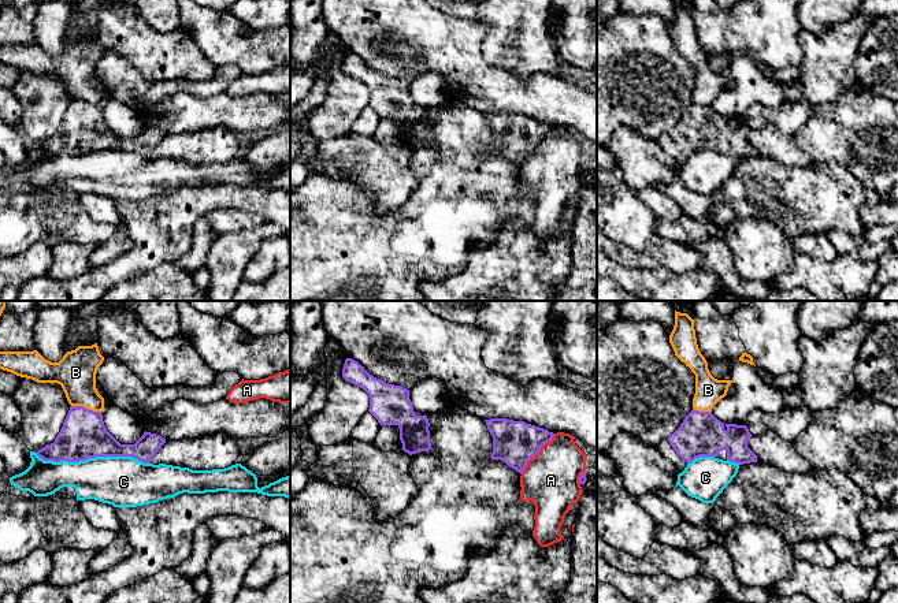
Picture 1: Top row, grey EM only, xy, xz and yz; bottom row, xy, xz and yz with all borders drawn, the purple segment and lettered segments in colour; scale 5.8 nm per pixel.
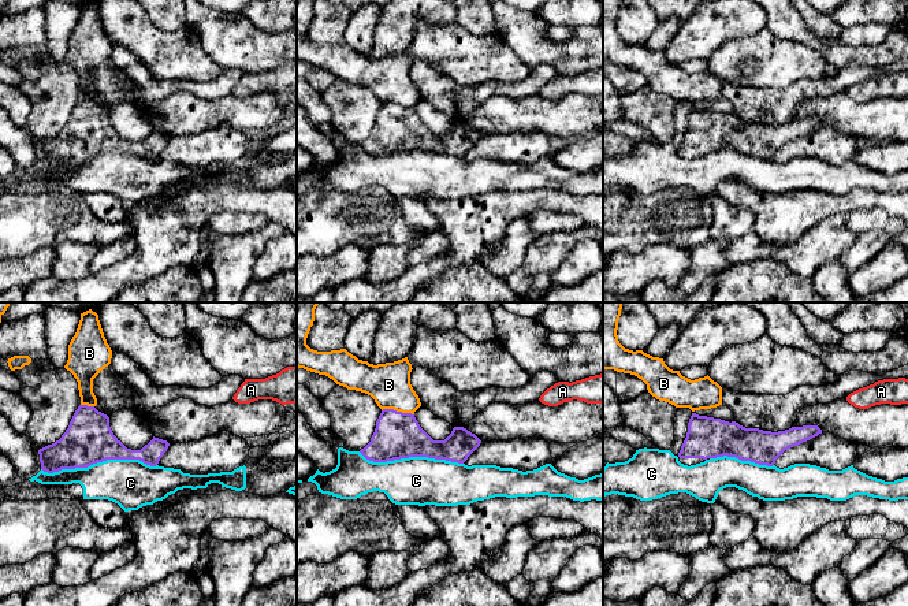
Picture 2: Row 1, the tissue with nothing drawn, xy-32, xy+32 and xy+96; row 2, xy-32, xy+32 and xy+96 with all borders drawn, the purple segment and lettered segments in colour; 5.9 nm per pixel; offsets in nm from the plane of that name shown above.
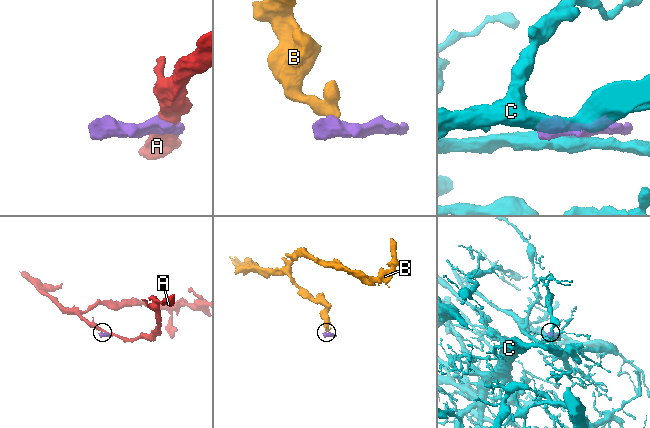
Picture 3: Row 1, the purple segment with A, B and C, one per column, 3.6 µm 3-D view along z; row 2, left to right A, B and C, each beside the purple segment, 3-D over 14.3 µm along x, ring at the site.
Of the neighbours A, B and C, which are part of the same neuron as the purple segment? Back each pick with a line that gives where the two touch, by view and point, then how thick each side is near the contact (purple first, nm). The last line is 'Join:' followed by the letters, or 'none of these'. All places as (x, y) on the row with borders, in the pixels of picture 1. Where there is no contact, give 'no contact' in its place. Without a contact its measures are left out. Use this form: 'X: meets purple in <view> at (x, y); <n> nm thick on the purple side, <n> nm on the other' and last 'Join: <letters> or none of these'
Join: none of these

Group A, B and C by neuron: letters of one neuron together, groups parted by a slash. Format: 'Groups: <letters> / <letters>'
Groups: A / B / C

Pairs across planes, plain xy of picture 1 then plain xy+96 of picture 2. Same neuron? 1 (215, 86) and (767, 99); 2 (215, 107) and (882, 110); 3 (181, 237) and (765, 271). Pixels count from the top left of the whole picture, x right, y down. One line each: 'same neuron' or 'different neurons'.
1: same neuron
2: same neuron
3: different neurons

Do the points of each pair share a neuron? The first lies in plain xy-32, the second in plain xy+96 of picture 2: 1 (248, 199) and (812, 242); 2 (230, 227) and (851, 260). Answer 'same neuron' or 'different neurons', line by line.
1: different neurons
2: different neurons

